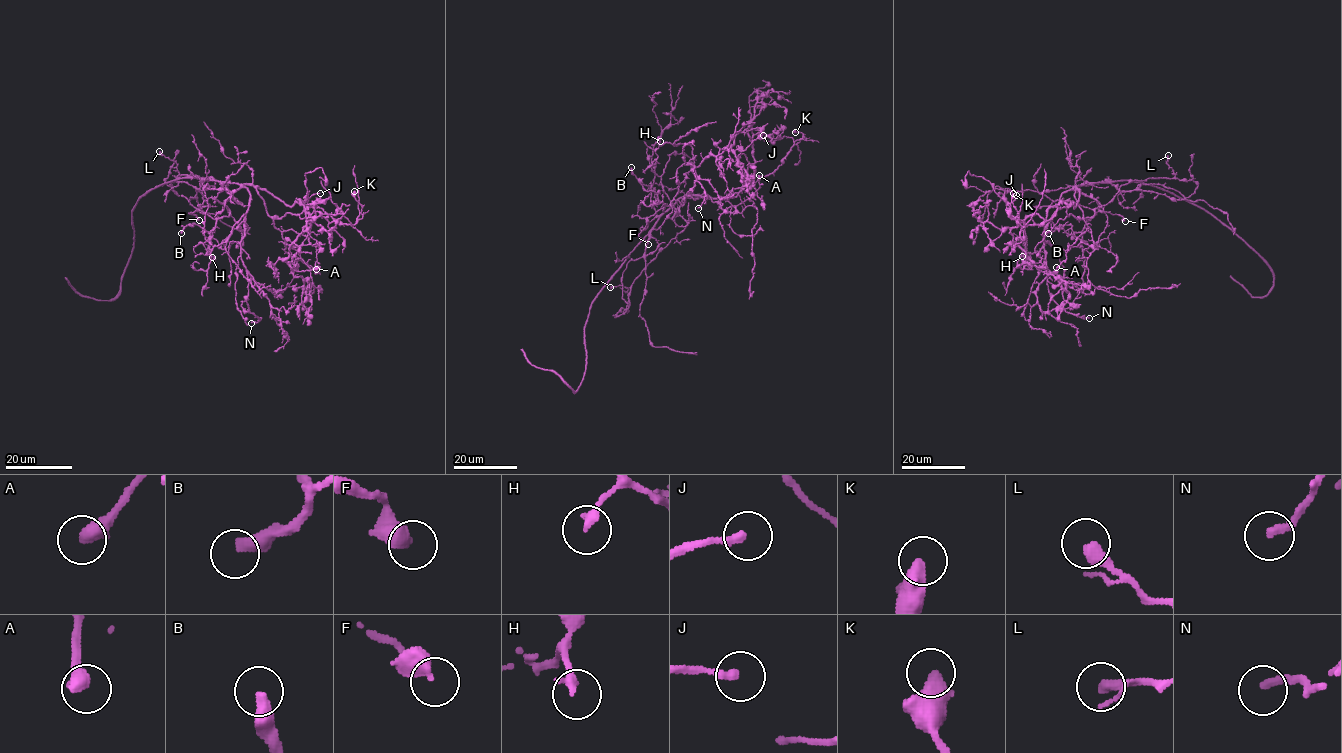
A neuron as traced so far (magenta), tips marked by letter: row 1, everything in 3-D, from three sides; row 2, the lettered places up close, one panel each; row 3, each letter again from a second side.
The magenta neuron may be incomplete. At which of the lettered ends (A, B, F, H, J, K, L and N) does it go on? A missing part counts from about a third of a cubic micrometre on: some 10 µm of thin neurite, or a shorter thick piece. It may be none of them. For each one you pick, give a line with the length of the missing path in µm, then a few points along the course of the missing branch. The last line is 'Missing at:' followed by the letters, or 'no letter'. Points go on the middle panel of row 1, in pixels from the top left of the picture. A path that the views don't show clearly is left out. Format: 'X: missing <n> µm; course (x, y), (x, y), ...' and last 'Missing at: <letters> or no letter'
A: missing 15 µm; course (759, 175), (753, 142)
B: missing 15 µm
H: missing 25 µm; course (660, 141), (661, 104), (678, 92)
J: missing 2 µm
Missing at: A, B, H, J

